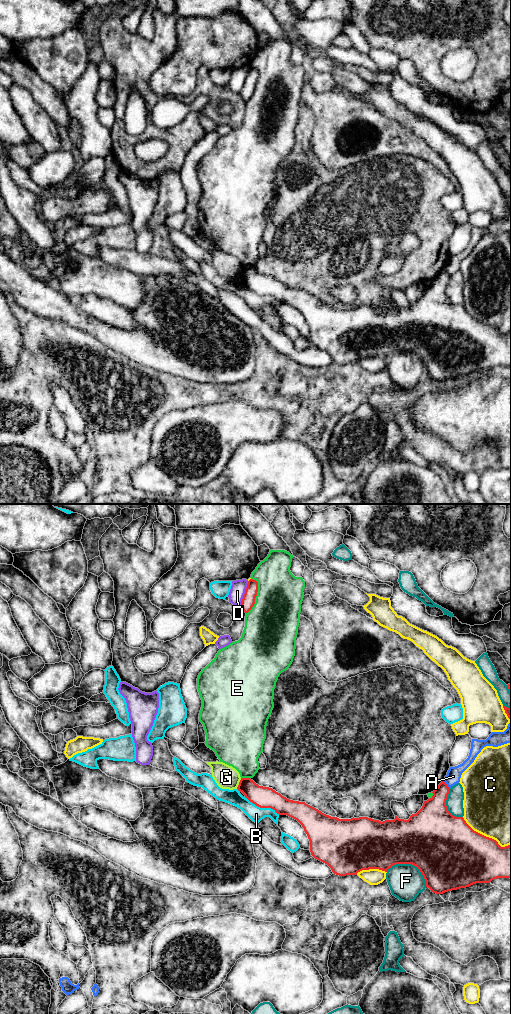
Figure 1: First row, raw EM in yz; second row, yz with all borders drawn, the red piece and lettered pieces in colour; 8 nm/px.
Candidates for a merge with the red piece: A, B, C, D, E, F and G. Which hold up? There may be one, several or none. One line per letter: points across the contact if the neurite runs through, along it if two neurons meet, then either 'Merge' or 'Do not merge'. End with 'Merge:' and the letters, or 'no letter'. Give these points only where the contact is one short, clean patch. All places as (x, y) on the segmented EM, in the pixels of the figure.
A: Do not merge
B: Do not merge
C: Do not merge
D: Do not merge
E: Do not merge
F: Do not merge
G: Boundary: yz (241, 778), (236, 788). Do not merge
Merge: no letter

